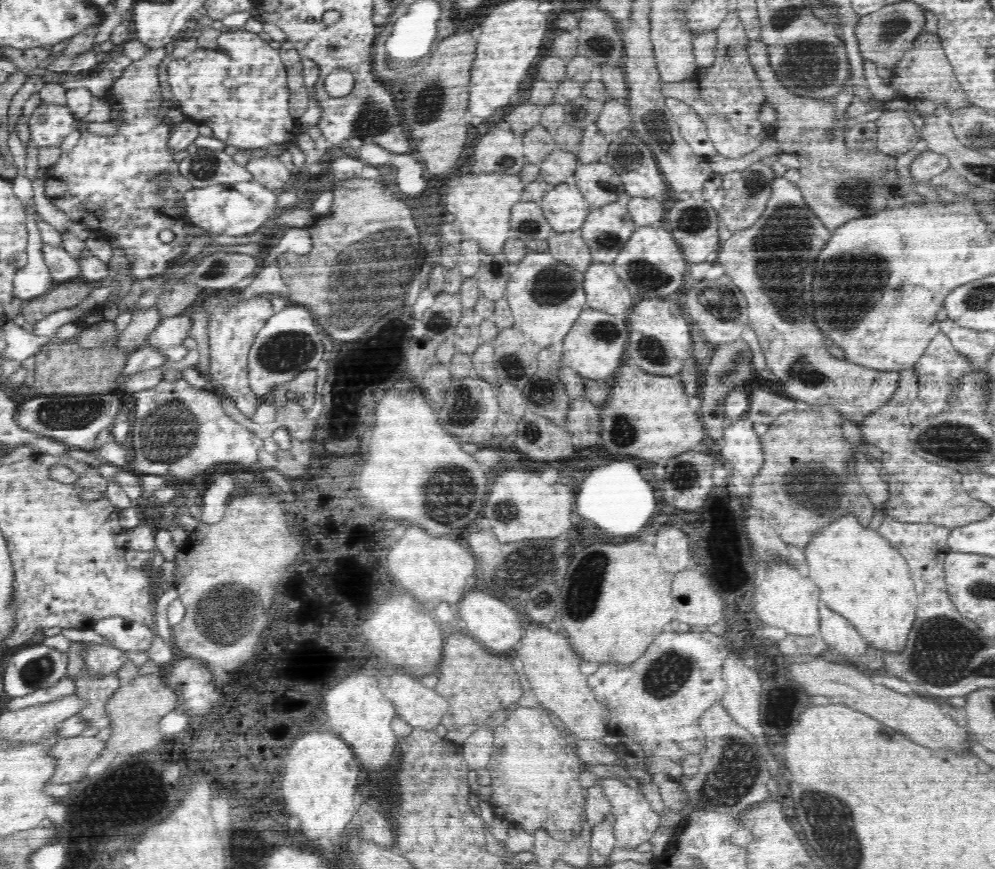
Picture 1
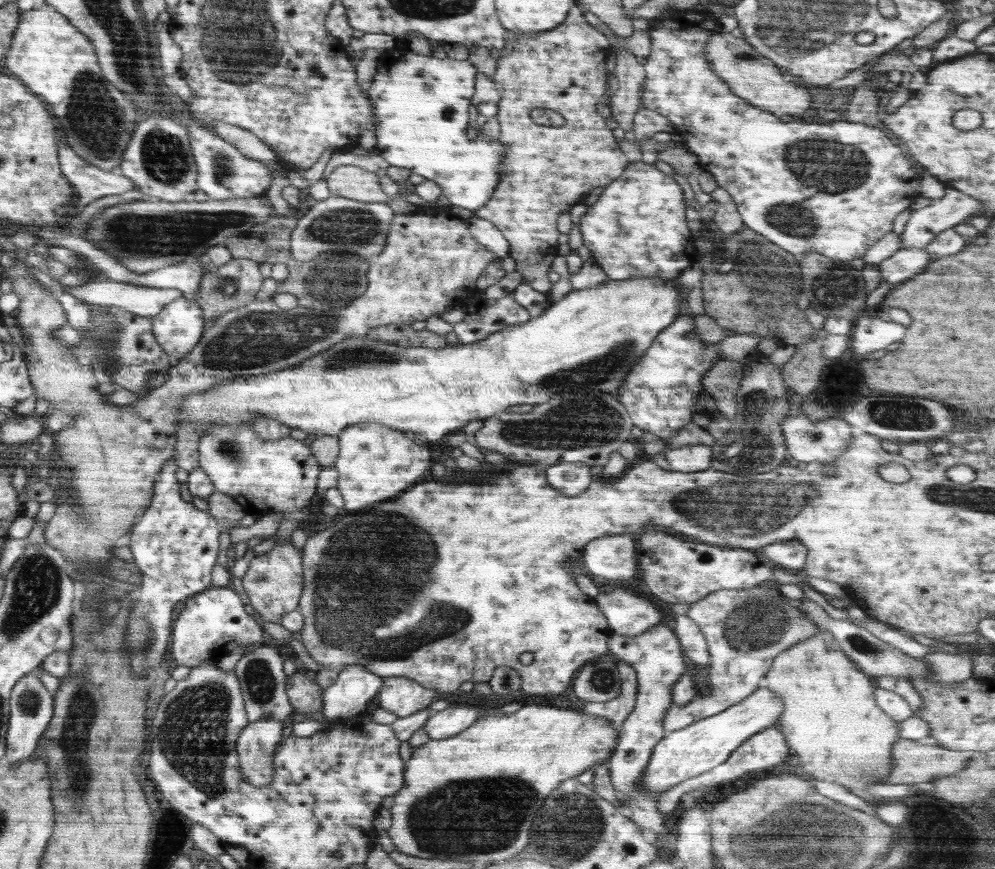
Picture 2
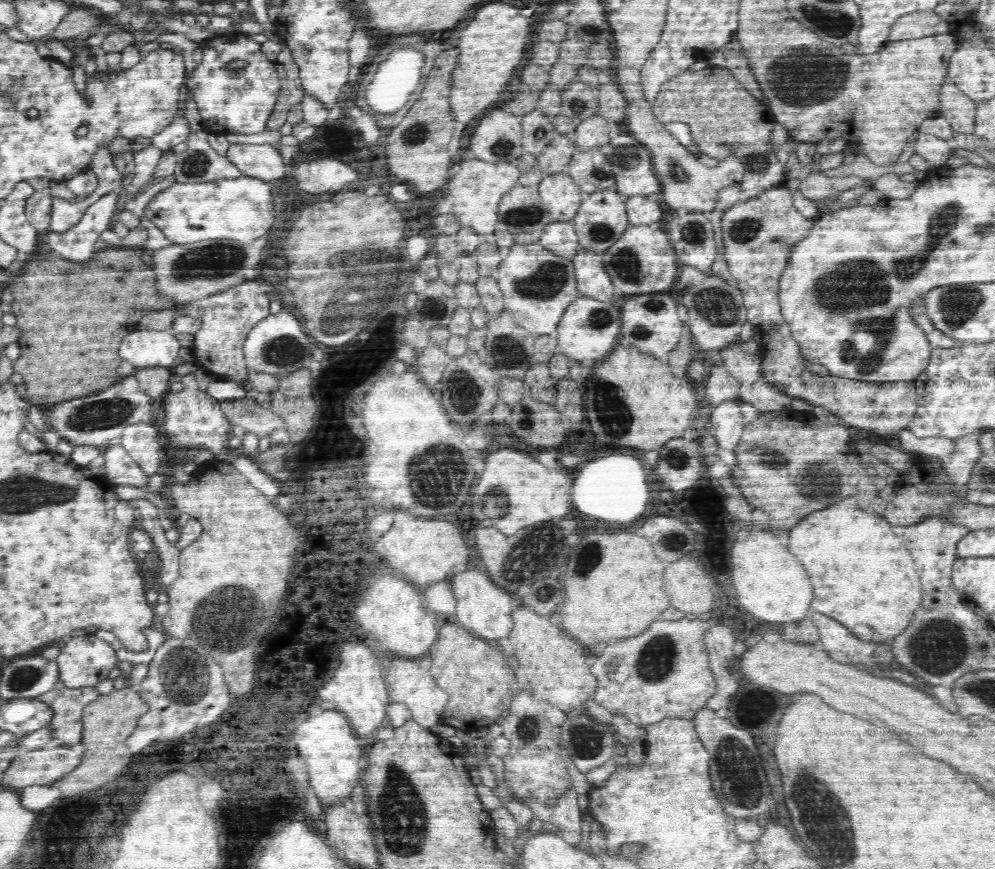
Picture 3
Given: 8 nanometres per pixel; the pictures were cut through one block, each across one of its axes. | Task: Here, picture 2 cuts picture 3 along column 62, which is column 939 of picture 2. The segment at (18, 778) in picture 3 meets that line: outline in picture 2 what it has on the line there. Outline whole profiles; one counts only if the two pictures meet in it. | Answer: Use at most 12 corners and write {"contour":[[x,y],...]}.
{"contour":[[898,739],[884,783],[954,776],[972,751]]}

